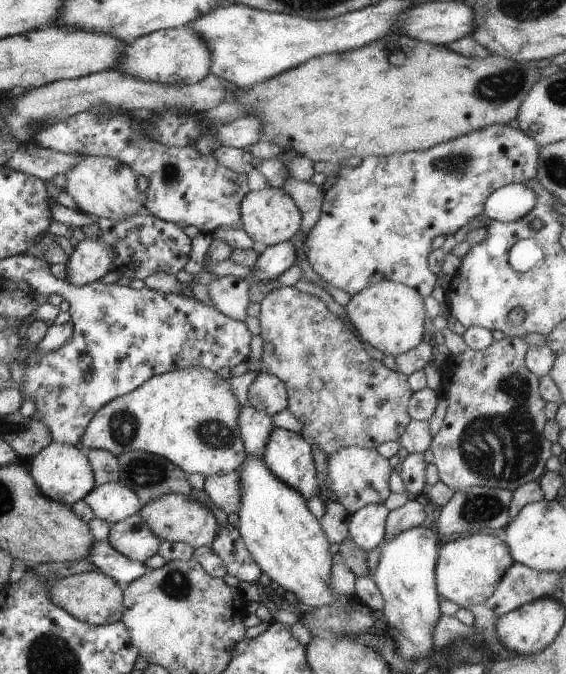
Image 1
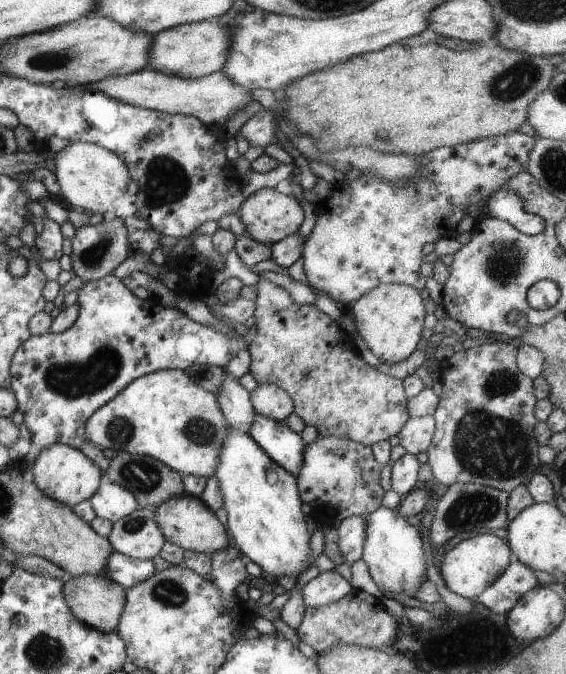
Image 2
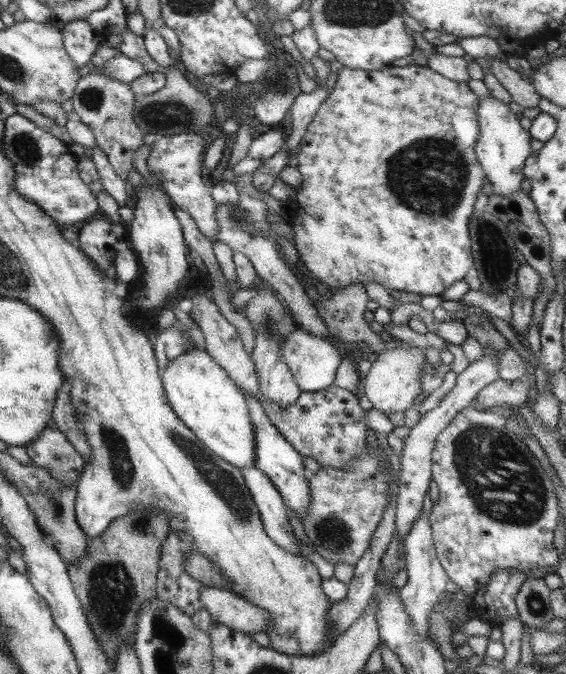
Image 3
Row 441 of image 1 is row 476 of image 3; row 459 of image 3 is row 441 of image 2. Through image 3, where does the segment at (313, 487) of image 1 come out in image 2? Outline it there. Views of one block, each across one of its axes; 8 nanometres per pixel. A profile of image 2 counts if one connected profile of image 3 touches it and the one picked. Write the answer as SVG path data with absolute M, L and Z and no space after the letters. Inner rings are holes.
M257 413L253 416L248 435L283 470L293 476L297 474L305 443L283 421L274 421Z

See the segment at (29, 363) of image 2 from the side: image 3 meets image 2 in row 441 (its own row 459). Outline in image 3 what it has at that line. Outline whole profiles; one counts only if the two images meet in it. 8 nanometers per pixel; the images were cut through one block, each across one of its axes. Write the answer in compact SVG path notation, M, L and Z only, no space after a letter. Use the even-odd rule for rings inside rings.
M53 421L35 438L25 445L27 456L37 466L47 470L51 477L68 487L74 487L85 466L83 457L59 433Z

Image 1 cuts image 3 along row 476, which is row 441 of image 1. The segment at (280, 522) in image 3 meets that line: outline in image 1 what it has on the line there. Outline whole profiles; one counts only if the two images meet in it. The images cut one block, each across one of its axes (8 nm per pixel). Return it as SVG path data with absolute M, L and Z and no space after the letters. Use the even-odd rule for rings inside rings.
M251 405L241 407L237 419L244 451L249 457L262 458L269 433L274 427L272 417Z

